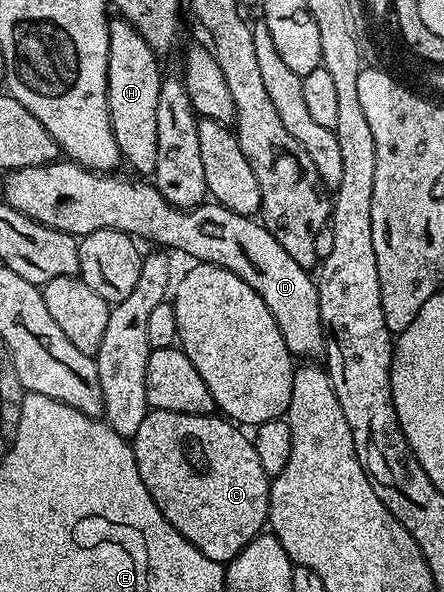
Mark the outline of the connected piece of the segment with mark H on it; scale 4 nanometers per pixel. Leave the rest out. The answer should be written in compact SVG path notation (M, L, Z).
M121 16L115 17L110 25L108 44L108 74L106 95L108 112L112 120L112 132L122 153L123 163L131 166L138 176L153 175L156 168L156 110L160 96L163 72L158 71L159 55L151 49L138 32Z

